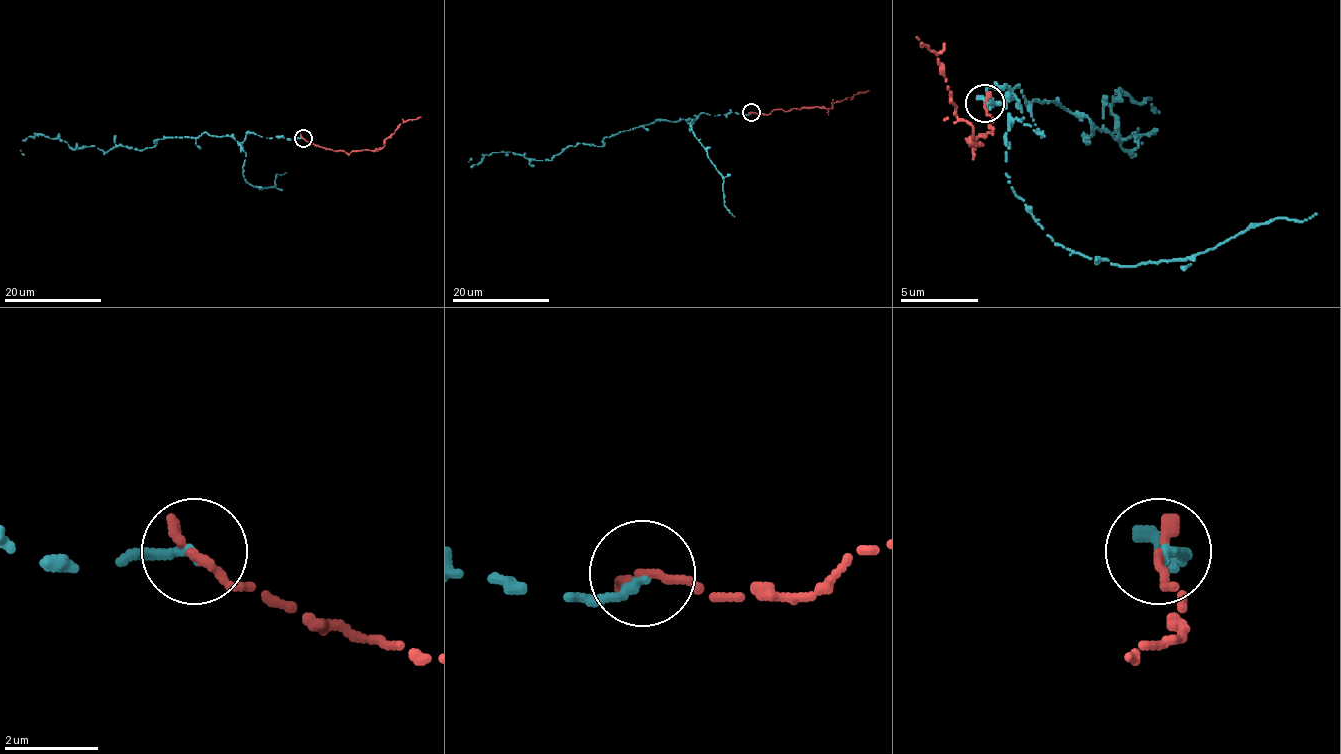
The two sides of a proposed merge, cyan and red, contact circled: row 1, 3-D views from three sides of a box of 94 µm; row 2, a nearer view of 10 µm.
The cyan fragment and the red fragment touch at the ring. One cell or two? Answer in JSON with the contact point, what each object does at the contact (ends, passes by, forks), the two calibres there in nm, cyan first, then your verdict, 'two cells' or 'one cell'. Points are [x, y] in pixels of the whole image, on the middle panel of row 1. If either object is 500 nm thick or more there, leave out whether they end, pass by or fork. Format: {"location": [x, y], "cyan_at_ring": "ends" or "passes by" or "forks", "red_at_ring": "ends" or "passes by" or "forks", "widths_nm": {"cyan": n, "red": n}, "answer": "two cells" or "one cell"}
{"location": [751, 112], "cyan_at_ring": "ends", "red_at_ring": "ends", "widths_nm": {"cyan": 220, "red": 280}, "answer": "one cell"}

